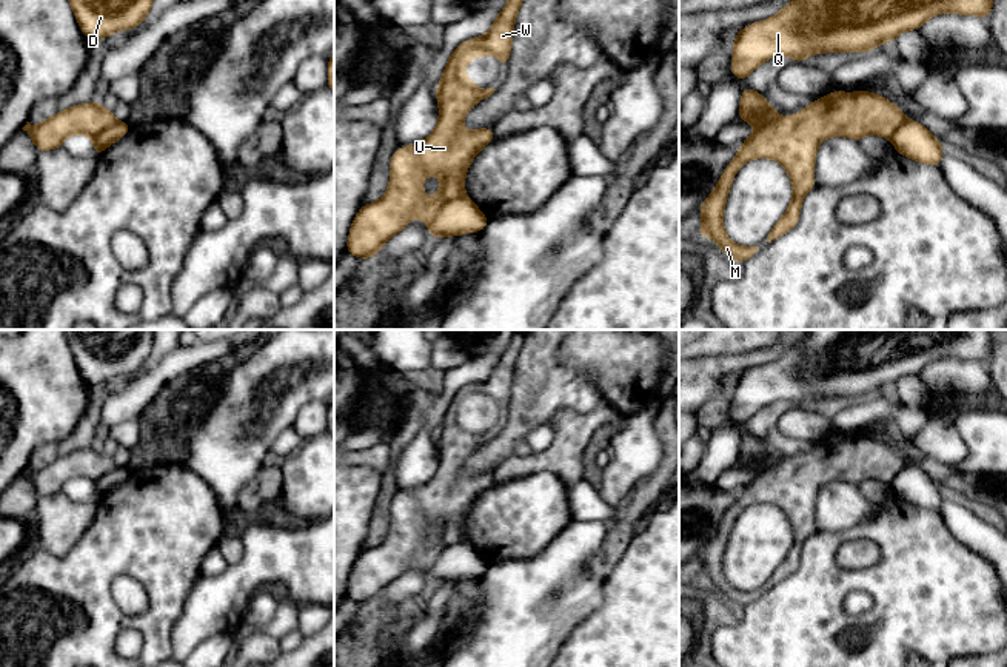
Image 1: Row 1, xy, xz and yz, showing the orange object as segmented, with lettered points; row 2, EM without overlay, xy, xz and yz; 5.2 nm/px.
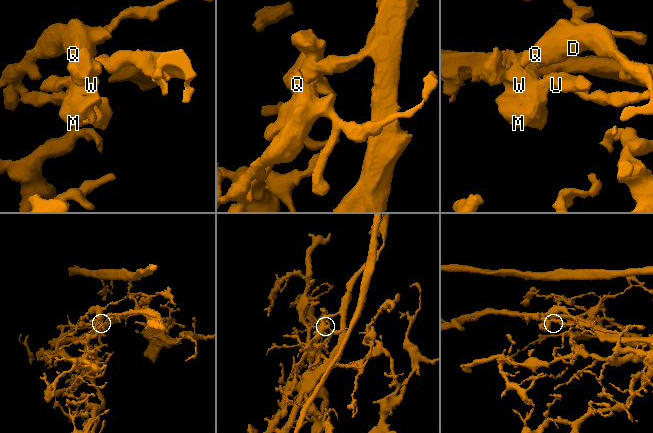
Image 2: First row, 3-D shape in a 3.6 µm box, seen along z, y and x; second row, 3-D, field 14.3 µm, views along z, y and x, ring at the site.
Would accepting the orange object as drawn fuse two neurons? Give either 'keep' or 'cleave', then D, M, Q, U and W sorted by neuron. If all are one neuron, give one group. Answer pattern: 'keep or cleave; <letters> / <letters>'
cleave; D Q / M U W

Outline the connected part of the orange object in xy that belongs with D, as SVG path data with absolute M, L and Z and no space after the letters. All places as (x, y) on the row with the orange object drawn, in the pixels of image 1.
M69 0L88 40L137 28L152 9L152 0Z

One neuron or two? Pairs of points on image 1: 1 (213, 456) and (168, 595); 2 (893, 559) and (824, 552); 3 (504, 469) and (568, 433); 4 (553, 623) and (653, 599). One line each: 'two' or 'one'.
1: two
2: one
3: one
4: two

